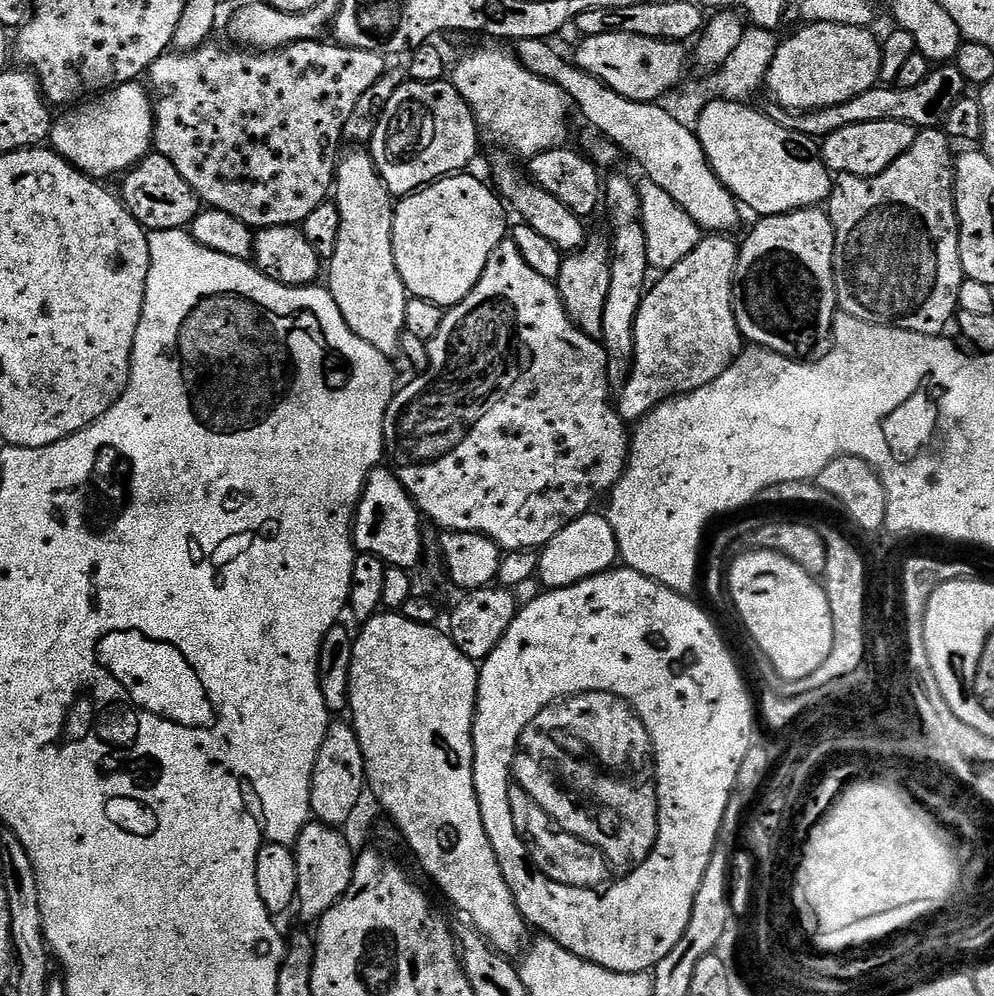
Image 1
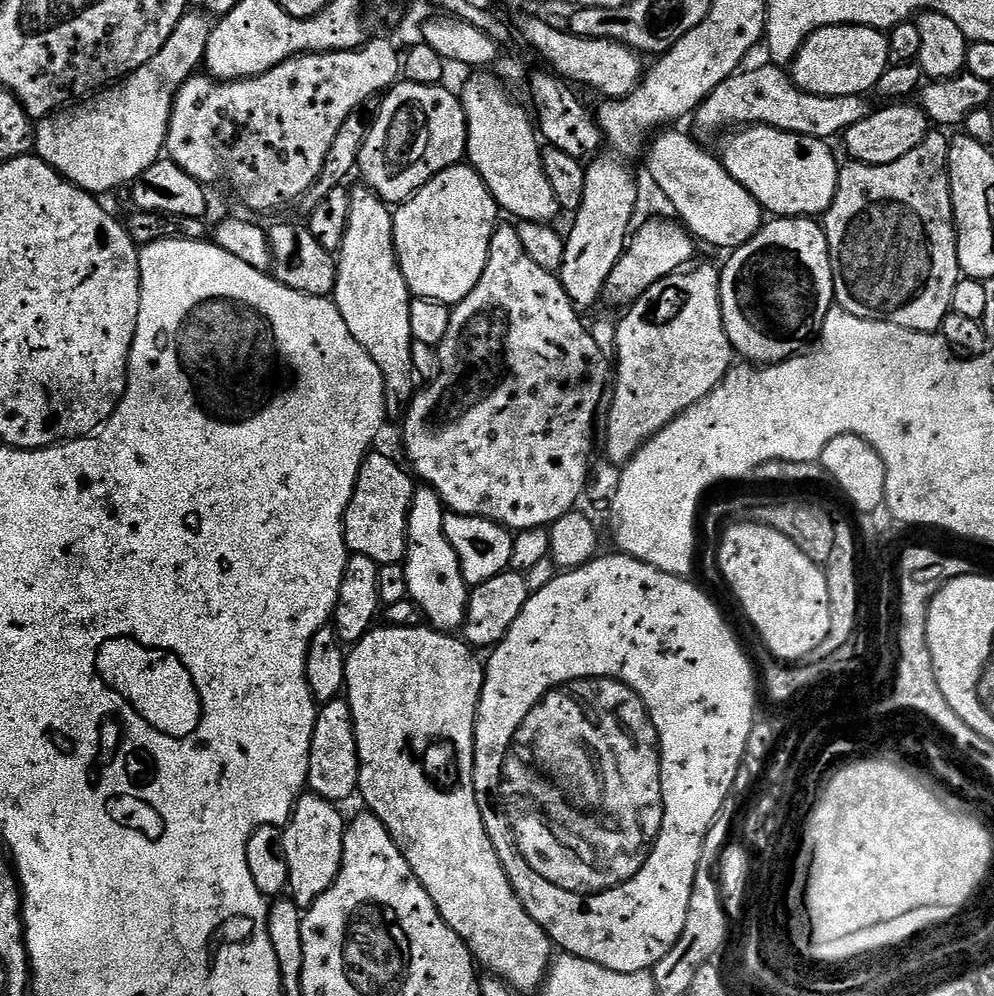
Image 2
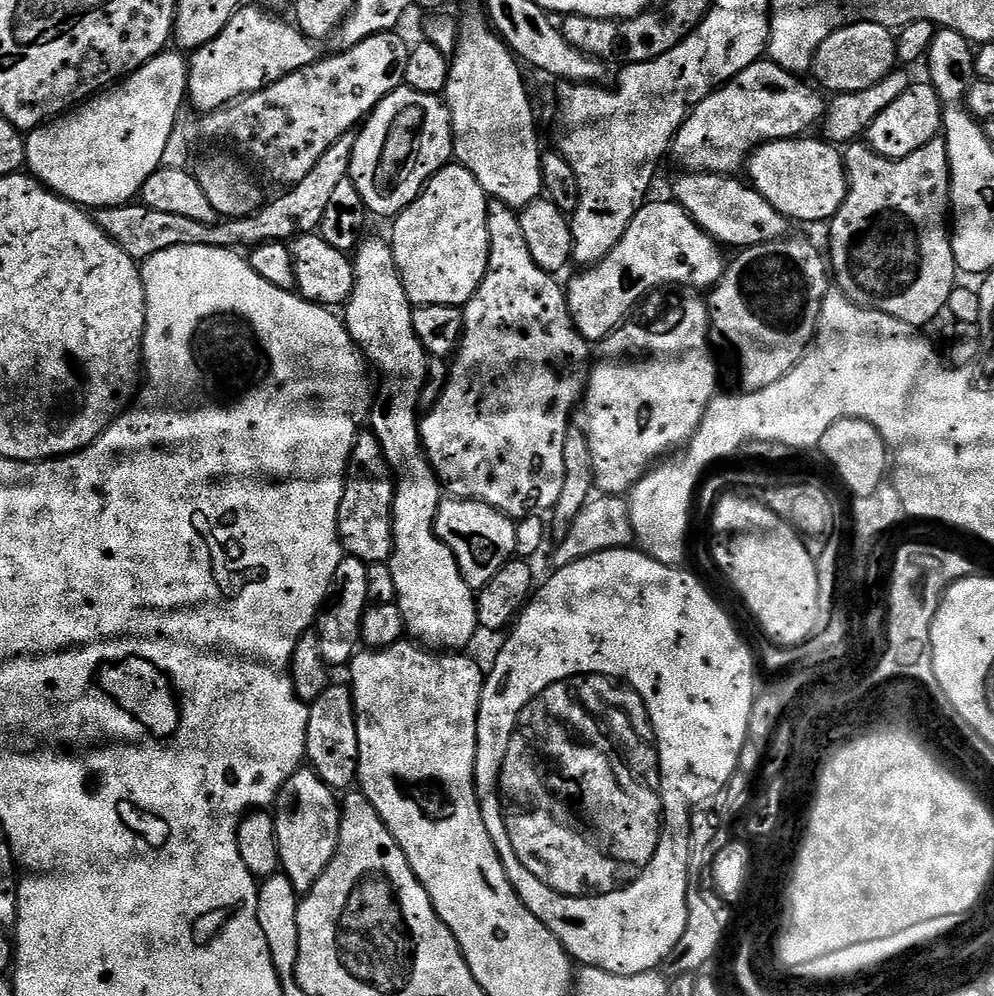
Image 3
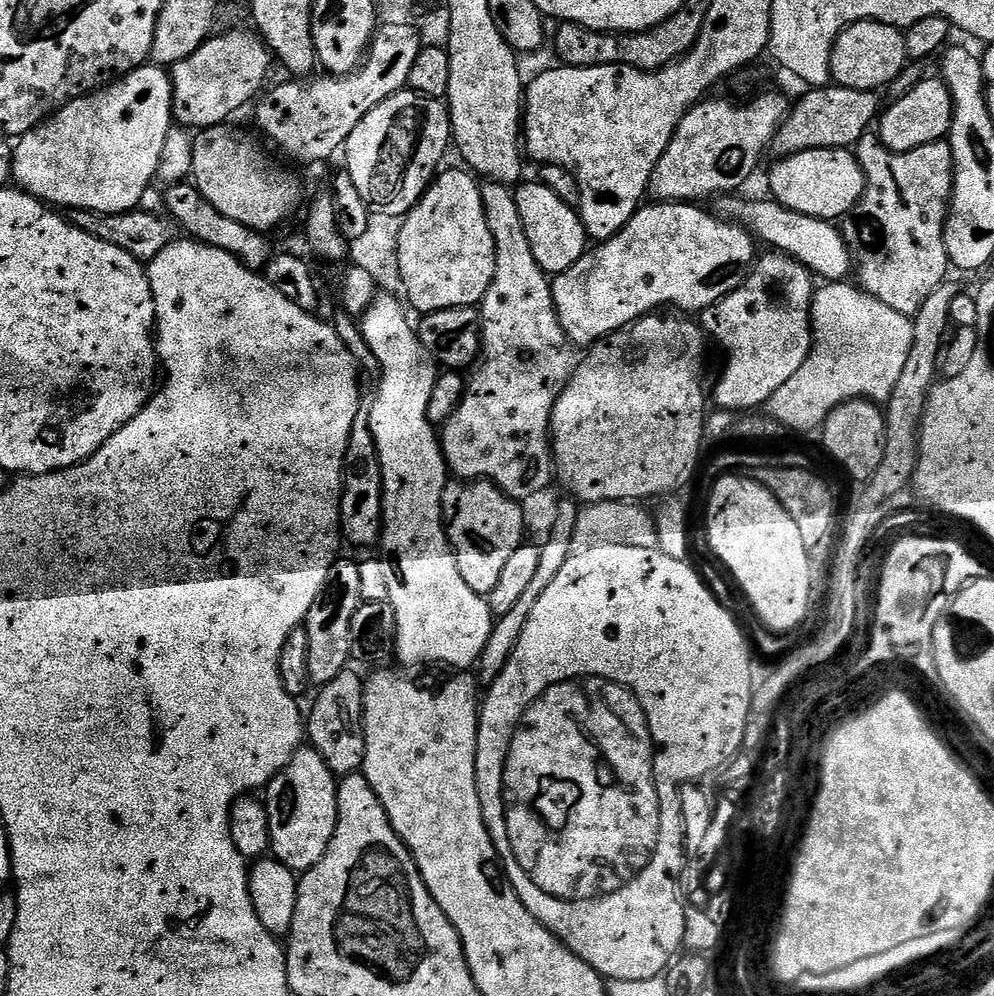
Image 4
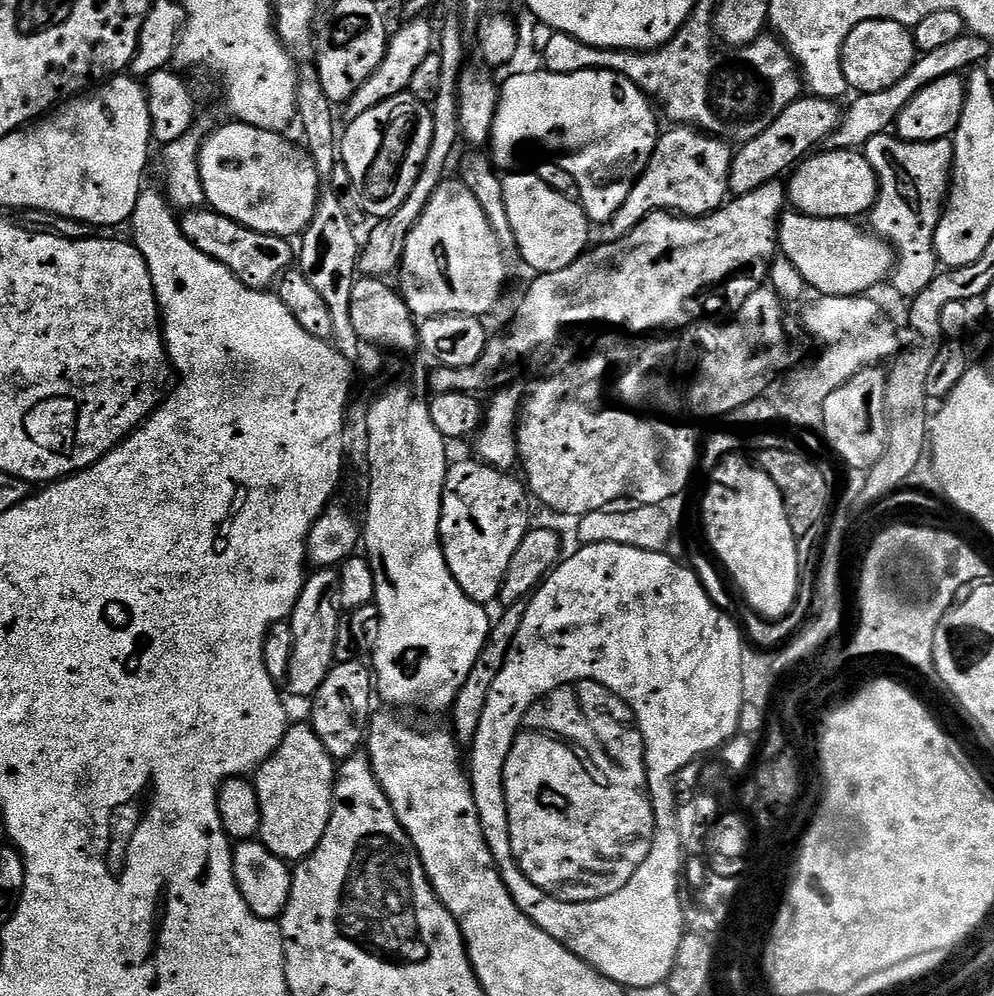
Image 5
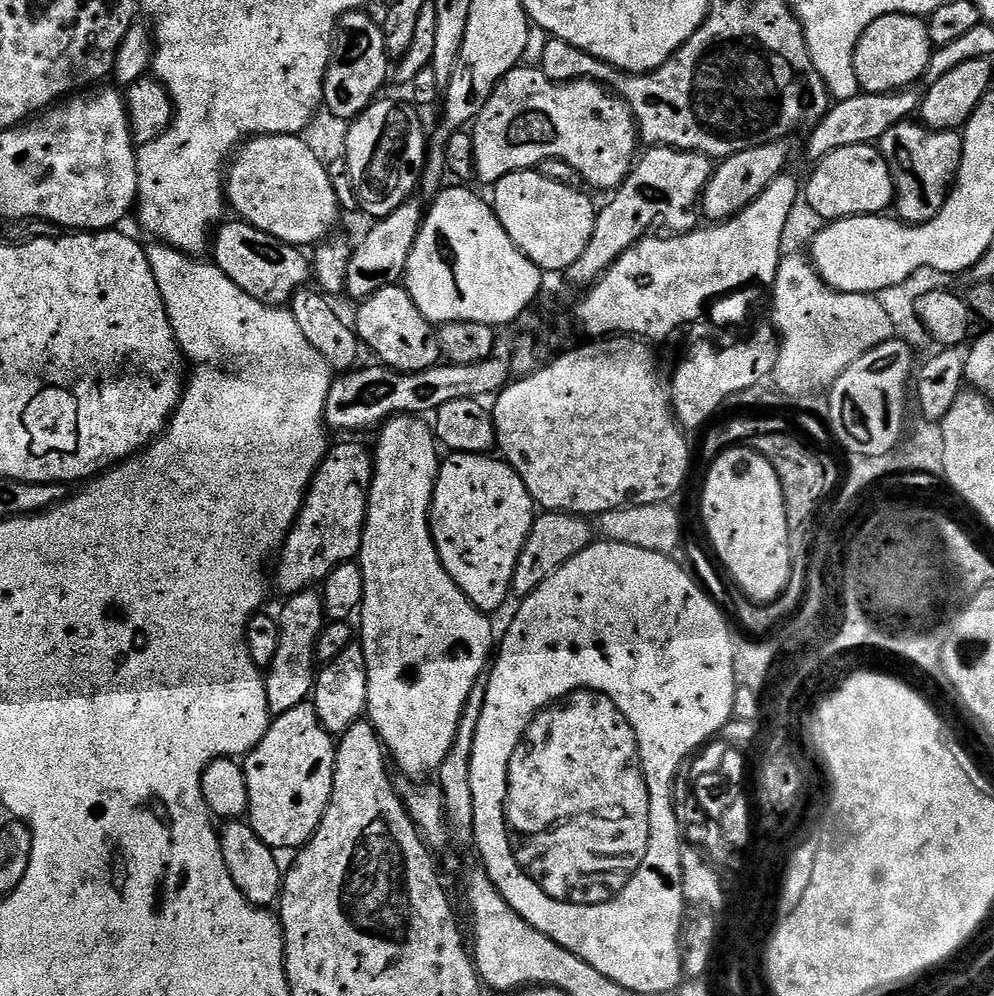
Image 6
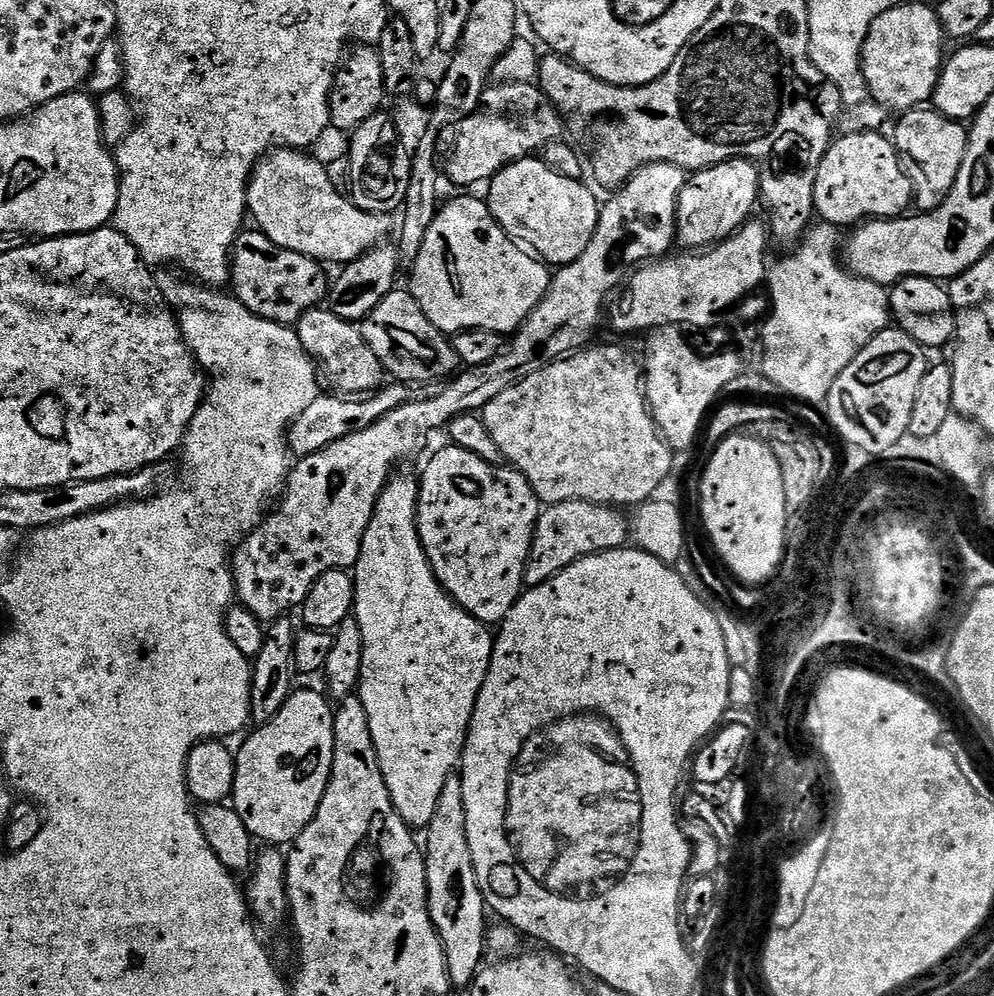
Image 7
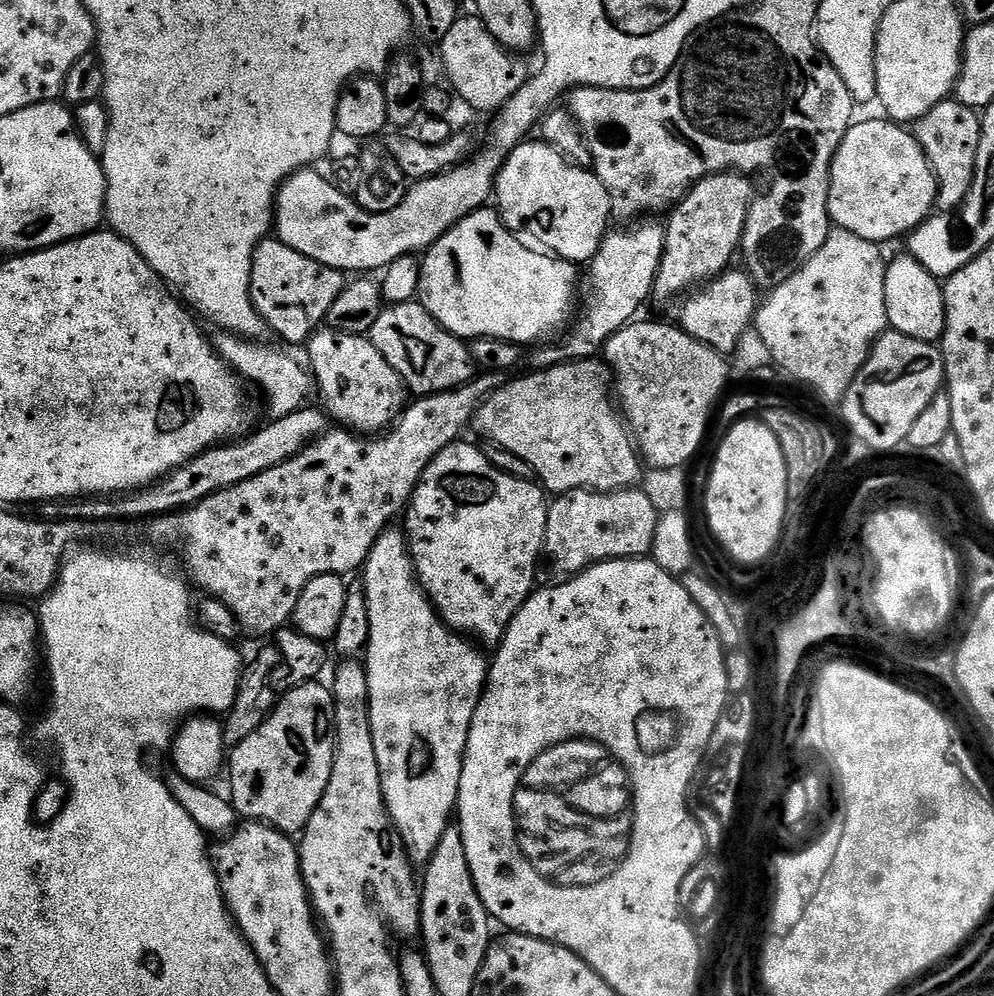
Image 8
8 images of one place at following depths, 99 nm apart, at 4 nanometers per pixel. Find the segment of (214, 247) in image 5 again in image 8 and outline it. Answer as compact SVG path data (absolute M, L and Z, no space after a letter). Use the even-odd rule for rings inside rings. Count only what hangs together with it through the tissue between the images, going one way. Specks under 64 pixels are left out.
M265 238L254 250L252 259L252 273L250 274L250 294L252 307L264 319L265 325L272 328L288 344L307 345L308 340L327 321L330 306L342 294L346 283L345 273L339 268L331 268L322 262L314 262L314 258L306 258L306 254L298 254L290 246L286 246L278 238Z

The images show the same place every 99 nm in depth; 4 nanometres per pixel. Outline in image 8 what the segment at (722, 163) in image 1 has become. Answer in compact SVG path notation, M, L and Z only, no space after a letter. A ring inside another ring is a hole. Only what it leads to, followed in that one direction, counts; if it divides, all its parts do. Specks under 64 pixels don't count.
M887 118L853 123L838 146L828 174L831 223L877 242L907 237L933 215L935 177L913 133Z

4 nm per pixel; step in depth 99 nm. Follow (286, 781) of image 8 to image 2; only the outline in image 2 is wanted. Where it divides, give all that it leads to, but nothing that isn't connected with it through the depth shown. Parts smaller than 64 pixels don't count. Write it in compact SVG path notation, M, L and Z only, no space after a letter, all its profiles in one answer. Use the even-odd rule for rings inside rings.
M301 794L296 799L296 805L292 811L292 818L283 825L284 849L286 850L286 866L288 867L288 887L290 899L296 903L301 910L307 910L311 904L338 878L340 867L342 866L342 846L344 845L344 830L346 827L345 817L340 817L340 812L335 803L324 800L315 794Z

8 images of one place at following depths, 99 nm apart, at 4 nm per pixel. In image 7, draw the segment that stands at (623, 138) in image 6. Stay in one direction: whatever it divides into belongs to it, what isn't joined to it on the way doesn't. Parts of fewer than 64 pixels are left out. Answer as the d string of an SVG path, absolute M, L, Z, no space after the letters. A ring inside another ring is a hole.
M497 83L495 86L489 86L484 91L484 97L480 99L480 108L474 114L470 114L467 118L465 118L461 124L458 126L458 131L456 134L456 146L454 150L447 157L448 160L448 172L446 168L446 176L453 180L454 183L460 187L460 190L472 190L475 184L483 185L485 182L491 181L493 176L497 176L499 172L502 171L508 164L512 164L516 160L527 160L533 154L539 153L543 148L548 144L553 144L555 140L561 139L566 132L566 124L562 119L559 112L556 111L556 107L553 106L548 101L547 94L539 88L535 83L525 83L525 84L509 84L509 83Z

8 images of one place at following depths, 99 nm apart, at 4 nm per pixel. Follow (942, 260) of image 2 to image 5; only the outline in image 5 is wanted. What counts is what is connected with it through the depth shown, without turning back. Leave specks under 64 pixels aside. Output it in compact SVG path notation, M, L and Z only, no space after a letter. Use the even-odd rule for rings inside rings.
M883 132L878 138L870 138L862 151L874 170L878 185L876 202L870 213L871 231L892 246L892 285L904 296L917 296L930 286L938 271L936 227L954 176L956 150L953 141L910 142Z

